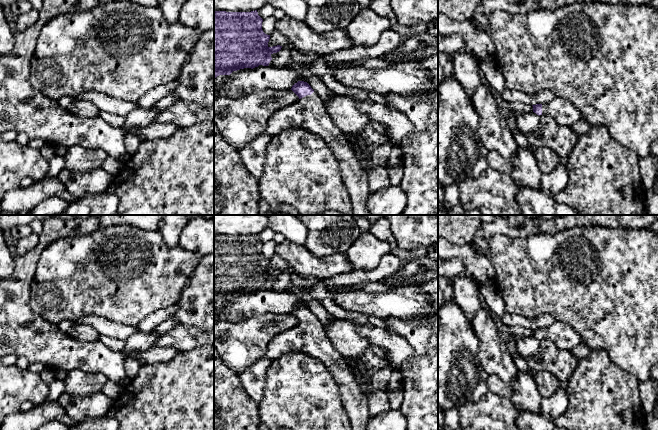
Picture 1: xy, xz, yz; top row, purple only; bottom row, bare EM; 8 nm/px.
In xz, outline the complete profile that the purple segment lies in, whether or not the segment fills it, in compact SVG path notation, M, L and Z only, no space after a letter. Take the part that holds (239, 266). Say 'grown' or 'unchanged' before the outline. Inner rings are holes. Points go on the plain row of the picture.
unchanged; M257 234L251 236L214 235L214 302L230 299L233 295L244 292L268 290L271 279L281 274L282 270L268 270L270 259L262 254L263 243Z

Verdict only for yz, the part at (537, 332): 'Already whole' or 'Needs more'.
Needs more

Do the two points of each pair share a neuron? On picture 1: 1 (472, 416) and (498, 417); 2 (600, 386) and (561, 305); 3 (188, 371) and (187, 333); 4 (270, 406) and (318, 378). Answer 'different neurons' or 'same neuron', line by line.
1: same neuron
2: different neurons
3: different neurons
4: same neuron

